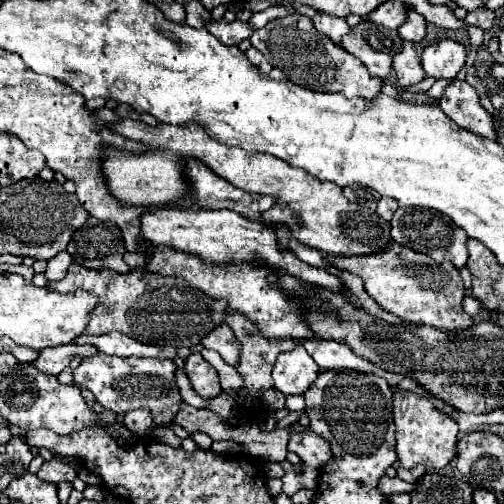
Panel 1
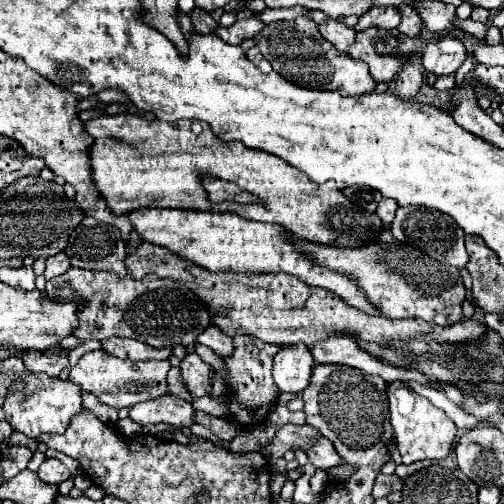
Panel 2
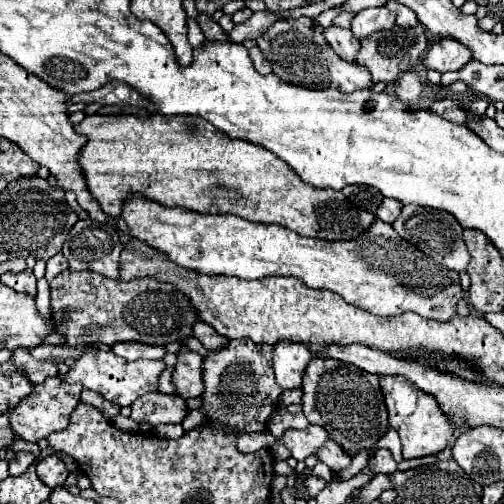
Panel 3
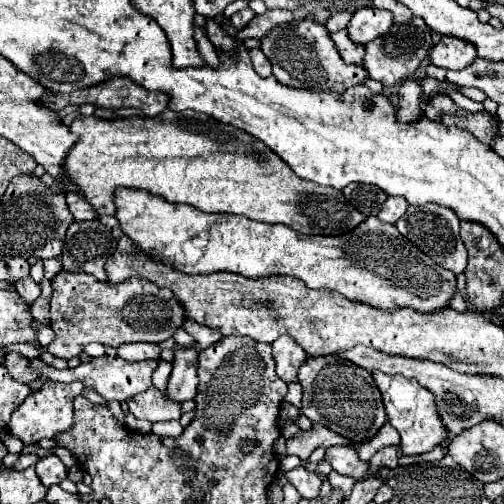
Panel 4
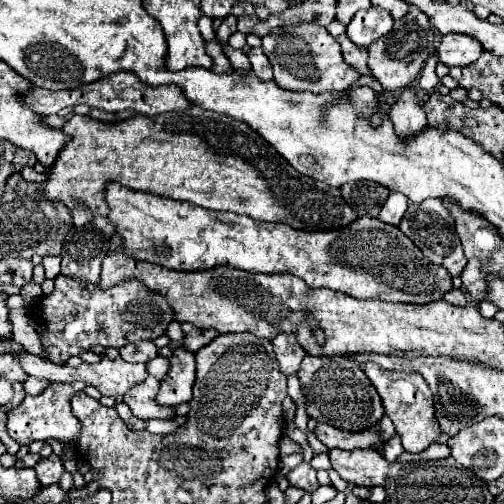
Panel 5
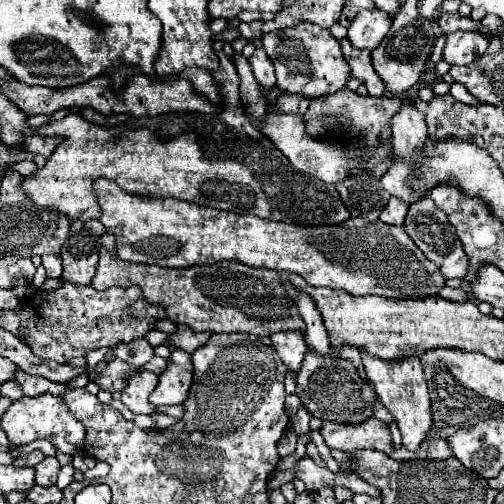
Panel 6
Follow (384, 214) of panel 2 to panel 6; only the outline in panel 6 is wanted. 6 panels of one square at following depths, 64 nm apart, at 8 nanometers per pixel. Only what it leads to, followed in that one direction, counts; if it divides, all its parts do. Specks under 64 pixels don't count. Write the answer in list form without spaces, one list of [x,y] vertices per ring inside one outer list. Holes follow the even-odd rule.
[[[390,198],[386,208],[382,210],[380,214],[380,220],[382,222],[388,222],[388,224],[396,224],[396,226],[402,226],[404,224],[404,216],[406,216],[406,210],[408,210],[408,204],[404,204],[400,198]]]

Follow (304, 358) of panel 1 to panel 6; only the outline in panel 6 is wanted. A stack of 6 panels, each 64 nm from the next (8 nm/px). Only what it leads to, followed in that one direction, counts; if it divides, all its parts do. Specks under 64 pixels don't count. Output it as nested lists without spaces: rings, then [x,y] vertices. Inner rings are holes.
[[[276,332],[270,340],[272,340],[272,346],[278,352],[280,360],[284,362],[286,370],[298,372],[300,364],[304,360],[304,354],[308,352],[304,336],[300,332]]]

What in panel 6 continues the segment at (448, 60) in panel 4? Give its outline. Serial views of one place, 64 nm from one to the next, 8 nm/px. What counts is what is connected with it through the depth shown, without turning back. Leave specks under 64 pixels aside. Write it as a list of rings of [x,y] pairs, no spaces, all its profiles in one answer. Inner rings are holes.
[[[452,32],[446,34],[446,46],[442,58],[450,66],[454,64],[468,66],[470,62],[480,58],[486,48],[488,48],[488,40],[476,32]]]

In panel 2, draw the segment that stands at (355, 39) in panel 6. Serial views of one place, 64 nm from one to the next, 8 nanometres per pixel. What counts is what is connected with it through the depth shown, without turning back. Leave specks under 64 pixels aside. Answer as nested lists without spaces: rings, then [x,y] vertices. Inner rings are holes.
[[[374,6],[364,16],[360,16],[354,30],[366,30],[370,26],[376,28],[396,28],[400,24],[402,16],[398,6]]]

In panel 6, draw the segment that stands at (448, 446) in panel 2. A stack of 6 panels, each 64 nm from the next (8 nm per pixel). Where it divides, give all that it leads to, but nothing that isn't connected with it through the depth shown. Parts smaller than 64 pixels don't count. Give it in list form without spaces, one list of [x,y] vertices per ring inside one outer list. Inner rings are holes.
[[[362,352],[362,364],[380,402],[388,408],[394,422],[398,424],[402,432],[402,444],[408,450],[420,448],[420,444],[428,438],[432,430],[432,410],[430,410],[430,394],[424,380],[424,370],[420,366],[418,356],[404,358],[398,362],[384,362],[380,358],[372,358]]]

